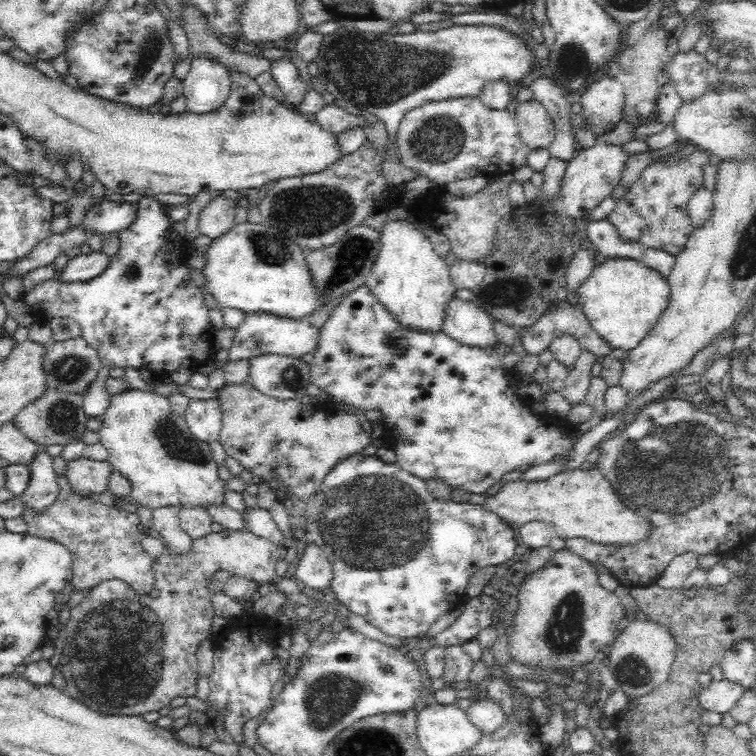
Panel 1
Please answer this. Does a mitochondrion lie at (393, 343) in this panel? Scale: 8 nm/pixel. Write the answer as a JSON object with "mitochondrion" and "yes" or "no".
{"mitochondrion":"yes"}

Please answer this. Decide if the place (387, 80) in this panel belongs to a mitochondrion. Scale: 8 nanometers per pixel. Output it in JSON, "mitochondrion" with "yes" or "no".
{"mitochondrion":"yes"}

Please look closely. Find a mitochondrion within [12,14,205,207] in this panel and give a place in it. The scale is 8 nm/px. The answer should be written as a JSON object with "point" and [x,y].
{"point":[151,47]}

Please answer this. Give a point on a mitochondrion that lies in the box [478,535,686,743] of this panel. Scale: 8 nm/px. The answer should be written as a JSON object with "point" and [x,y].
{"point":[563,633]}

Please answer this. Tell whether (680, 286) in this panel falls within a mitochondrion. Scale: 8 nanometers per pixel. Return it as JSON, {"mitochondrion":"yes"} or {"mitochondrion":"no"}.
{"mitochondrion":"no"}

